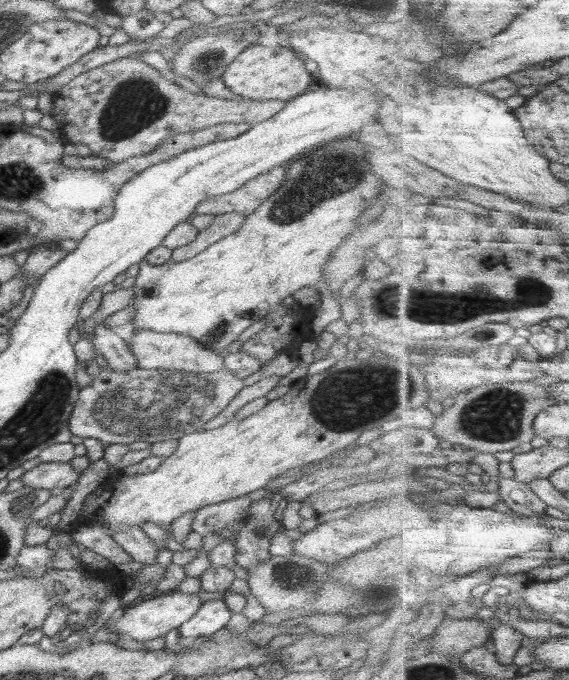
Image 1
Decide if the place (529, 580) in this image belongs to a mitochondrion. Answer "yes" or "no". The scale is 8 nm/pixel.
no

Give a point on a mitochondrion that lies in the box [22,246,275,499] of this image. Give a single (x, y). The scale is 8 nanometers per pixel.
(149, 406)

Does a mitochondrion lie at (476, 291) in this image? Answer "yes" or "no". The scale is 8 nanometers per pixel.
yes

